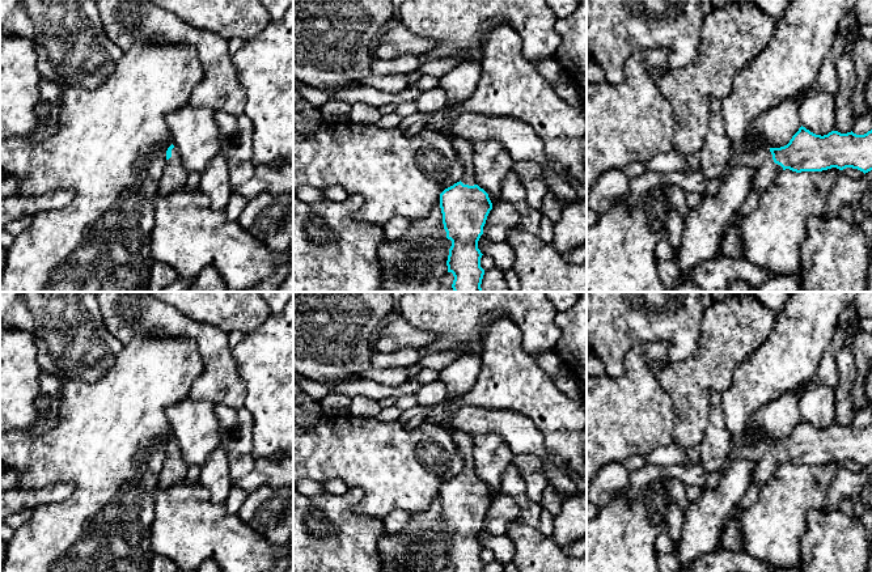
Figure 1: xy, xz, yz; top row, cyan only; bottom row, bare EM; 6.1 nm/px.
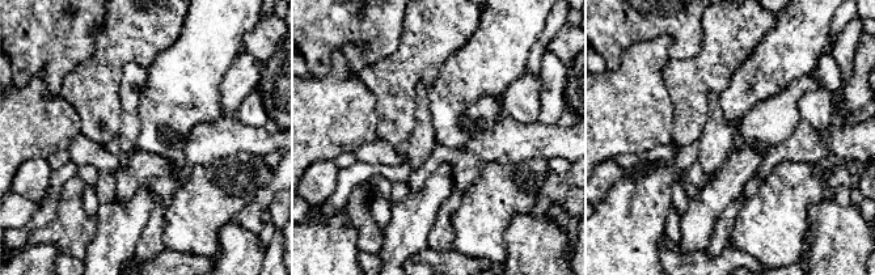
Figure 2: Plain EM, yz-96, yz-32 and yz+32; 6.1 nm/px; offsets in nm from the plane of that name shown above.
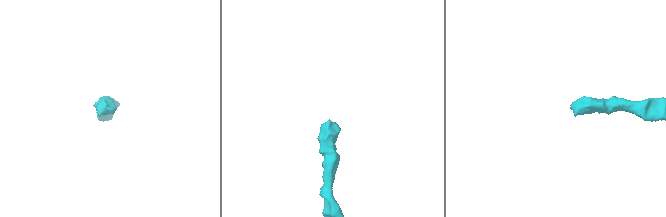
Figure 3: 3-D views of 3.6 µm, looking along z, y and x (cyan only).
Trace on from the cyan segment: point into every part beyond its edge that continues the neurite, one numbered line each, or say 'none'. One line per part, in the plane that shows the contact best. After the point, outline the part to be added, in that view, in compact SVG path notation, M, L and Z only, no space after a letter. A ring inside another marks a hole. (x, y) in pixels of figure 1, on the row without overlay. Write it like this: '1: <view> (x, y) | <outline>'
1: yz (766, 464) | M761 441L754 448L733 445L728 461L716 473L706 474L706 490L714 490L723 476L728 465L735 459L750 459L754 463L752 483L759 490L774 476L783 461L774 456L770 441Z

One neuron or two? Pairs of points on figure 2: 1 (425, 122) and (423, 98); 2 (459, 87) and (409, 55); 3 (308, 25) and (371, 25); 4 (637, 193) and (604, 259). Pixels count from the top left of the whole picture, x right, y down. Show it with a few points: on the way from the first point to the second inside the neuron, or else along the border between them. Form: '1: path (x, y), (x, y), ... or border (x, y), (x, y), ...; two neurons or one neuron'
1: path (423, 117), (423, 104); one neuron
2: border (457, 50), (443, 64), (436, 80), (430, 87); two neurons
3: path (324, 25), (355, 25); one neuron
4: path (634, 210), (620, 242); one neuron

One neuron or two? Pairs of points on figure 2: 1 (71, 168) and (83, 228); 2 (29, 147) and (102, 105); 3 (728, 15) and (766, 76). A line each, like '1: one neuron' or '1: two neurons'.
1: two neurons
2: two neurons
3: two neurons

